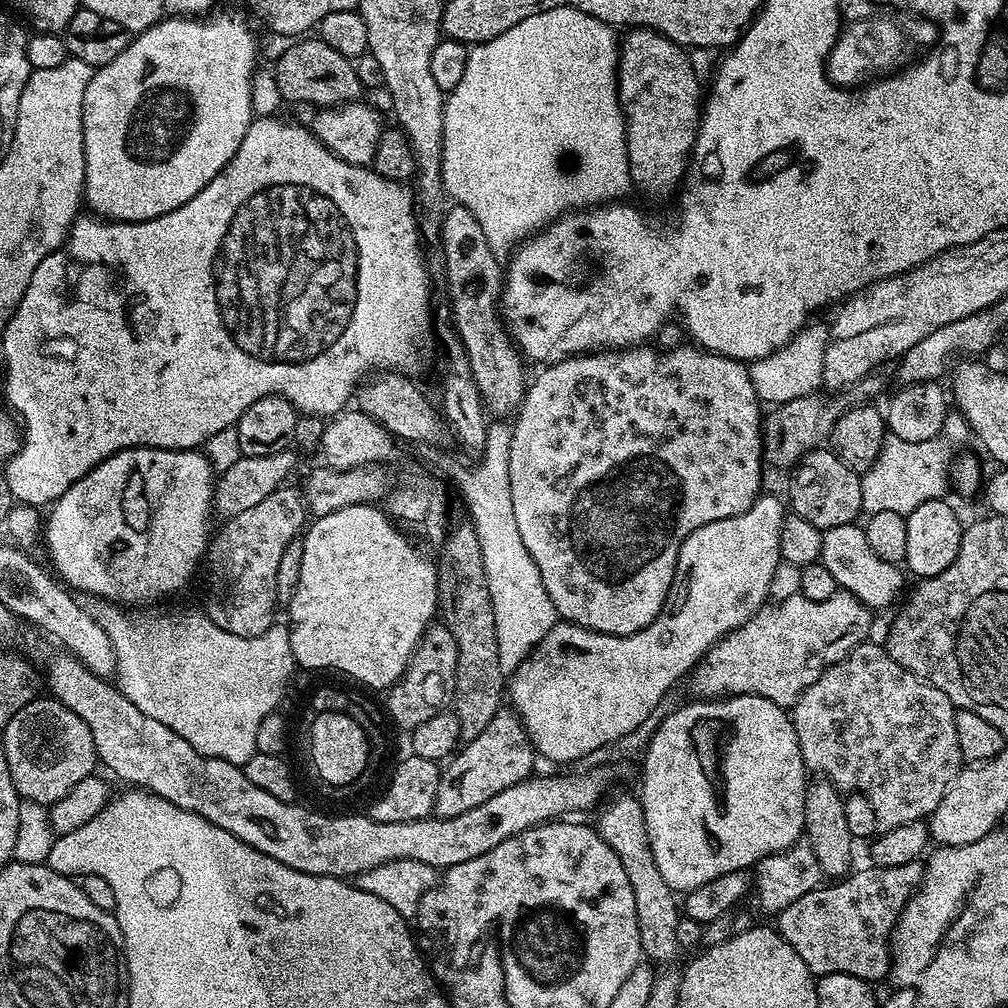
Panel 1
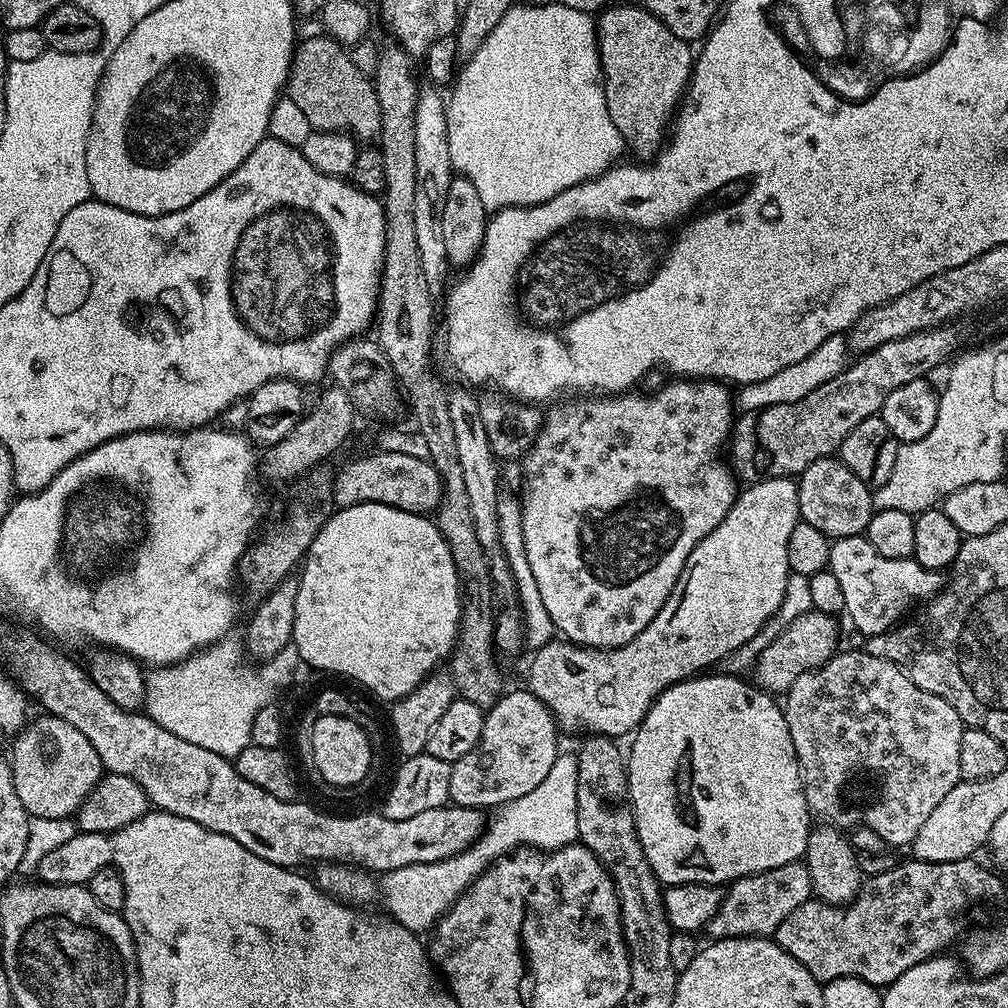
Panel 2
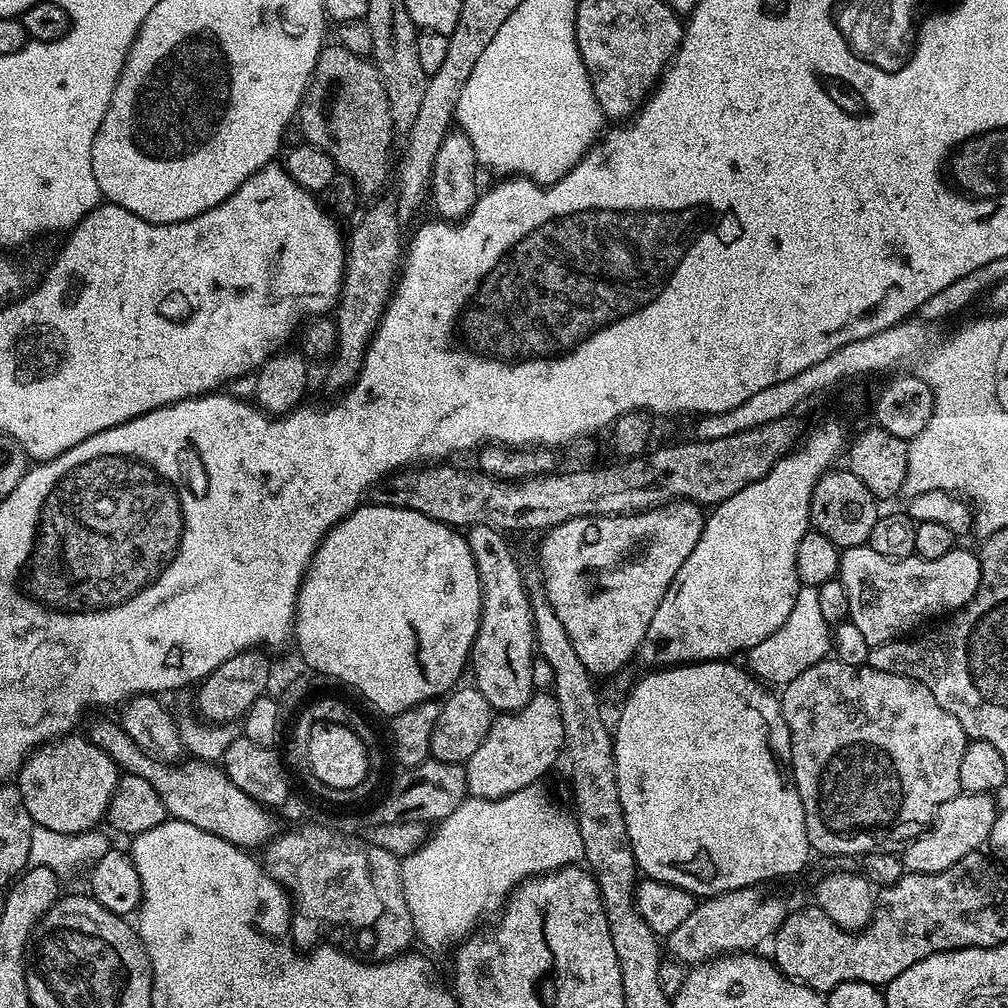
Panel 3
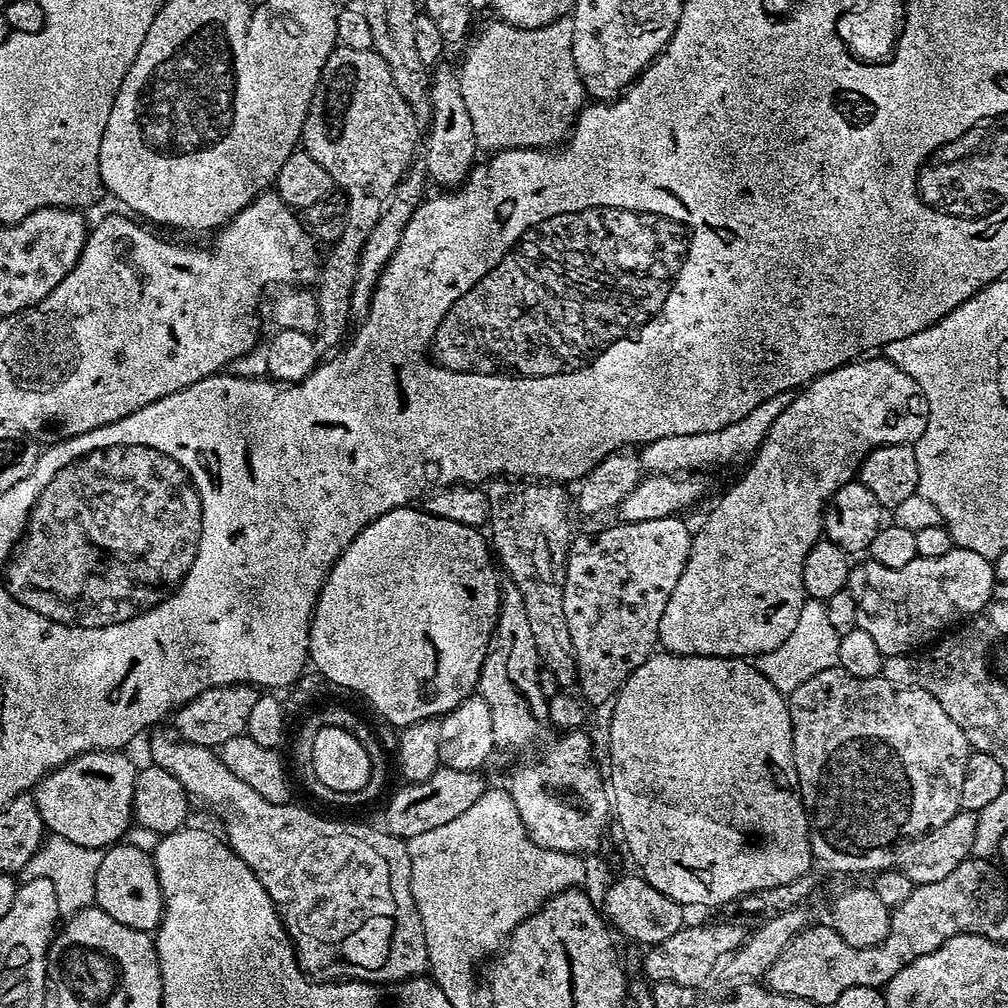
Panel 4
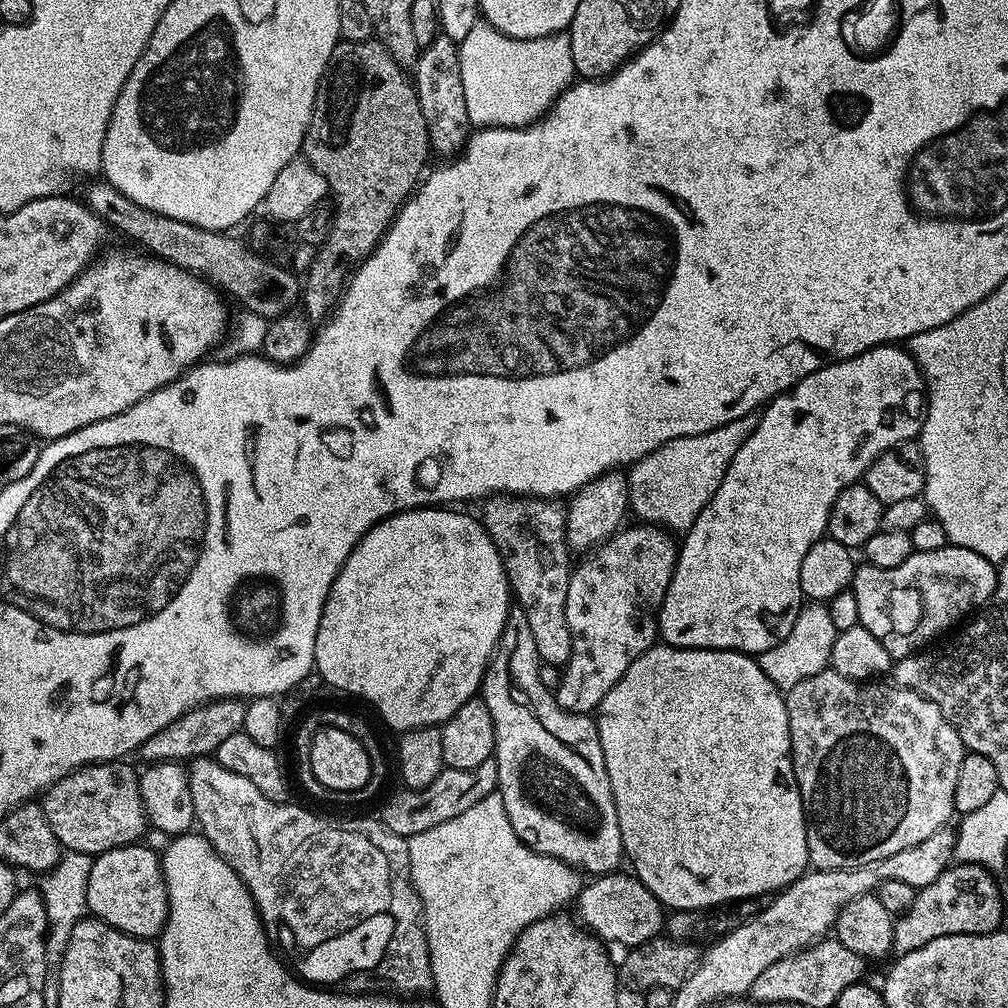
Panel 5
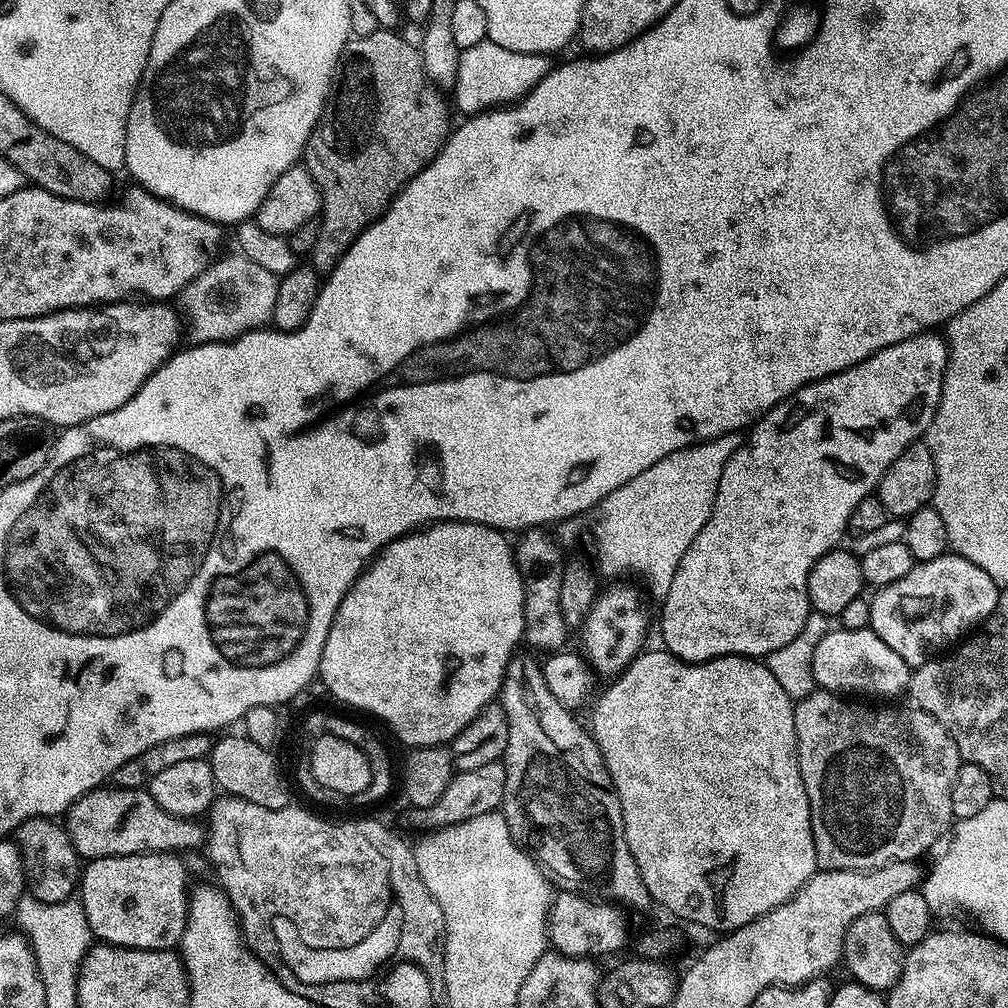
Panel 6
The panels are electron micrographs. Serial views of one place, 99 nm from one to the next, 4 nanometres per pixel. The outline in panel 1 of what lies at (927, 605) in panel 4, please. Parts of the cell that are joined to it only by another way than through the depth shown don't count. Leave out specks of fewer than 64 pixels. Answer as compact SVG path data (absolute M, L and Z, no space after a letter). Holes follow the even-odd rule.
M859 523L825 528L823 533L819 563L824 564L830 574L834 574L837 589L854 594L873 610L888 608L892 603L897 603L896 595L904 584L905 573L897 565L882 562L882 558L870 550L870 542L866 542L866 534Z

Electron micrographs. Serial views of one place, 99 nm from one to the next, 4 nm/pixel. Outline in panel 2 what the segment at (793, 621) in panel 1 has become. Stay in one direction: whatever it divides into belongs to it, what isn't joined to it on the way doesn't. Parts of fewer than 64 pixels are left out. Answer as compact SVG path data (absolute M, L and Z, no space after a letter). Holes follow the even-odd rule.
M811 611L799 616L766 650L762 650L759 660L754 665L755 683L769 694L787 693L788 687L802 674L813 672L827 660L831 660L838 651L836 639L840 636L840 628L836 625L836 616L828 616L825 612Z

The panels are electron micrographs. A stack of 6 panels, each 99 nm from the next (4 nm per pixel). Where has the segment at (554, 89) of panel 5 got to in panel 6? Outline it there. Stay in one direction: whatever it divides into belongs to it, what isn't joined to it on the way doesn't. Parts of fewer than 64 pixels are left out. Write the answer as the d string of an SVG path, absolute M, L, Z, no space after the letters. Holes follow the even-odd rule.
M483 40L478 46L463 49L458 62L458 78L454 95L456 104L464 114L475 114L497 106L508 106L527 96L529 90L550 70L549 57L538 54L522 54L518 50L506 50L492 40Z

